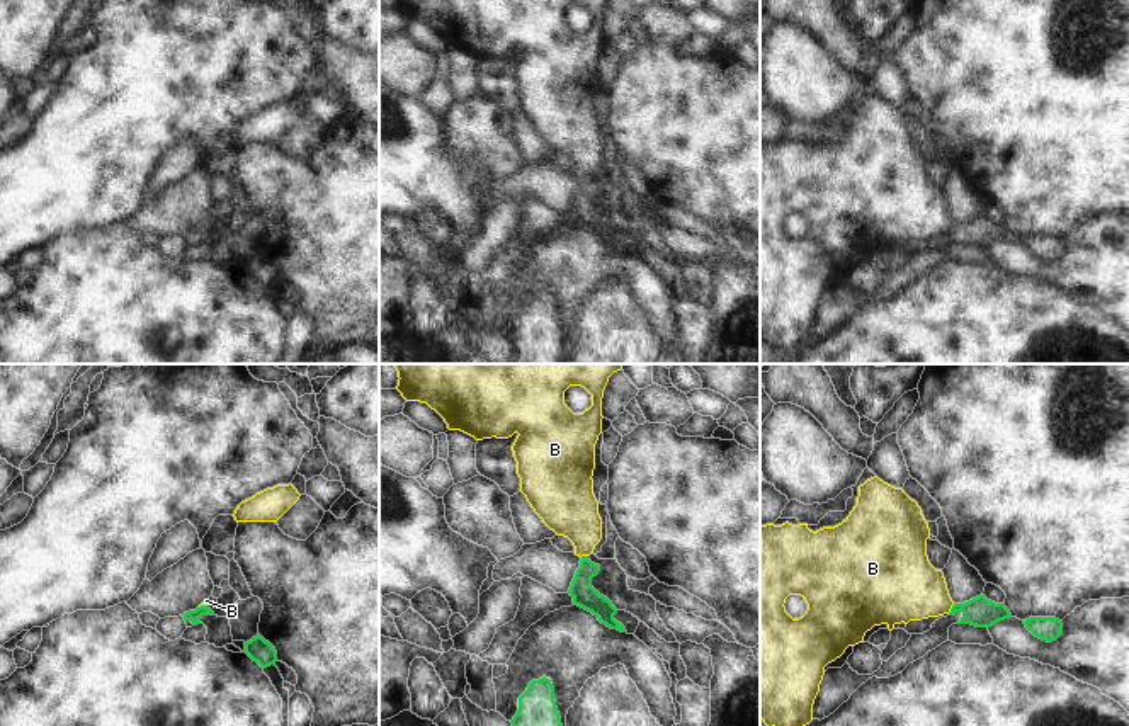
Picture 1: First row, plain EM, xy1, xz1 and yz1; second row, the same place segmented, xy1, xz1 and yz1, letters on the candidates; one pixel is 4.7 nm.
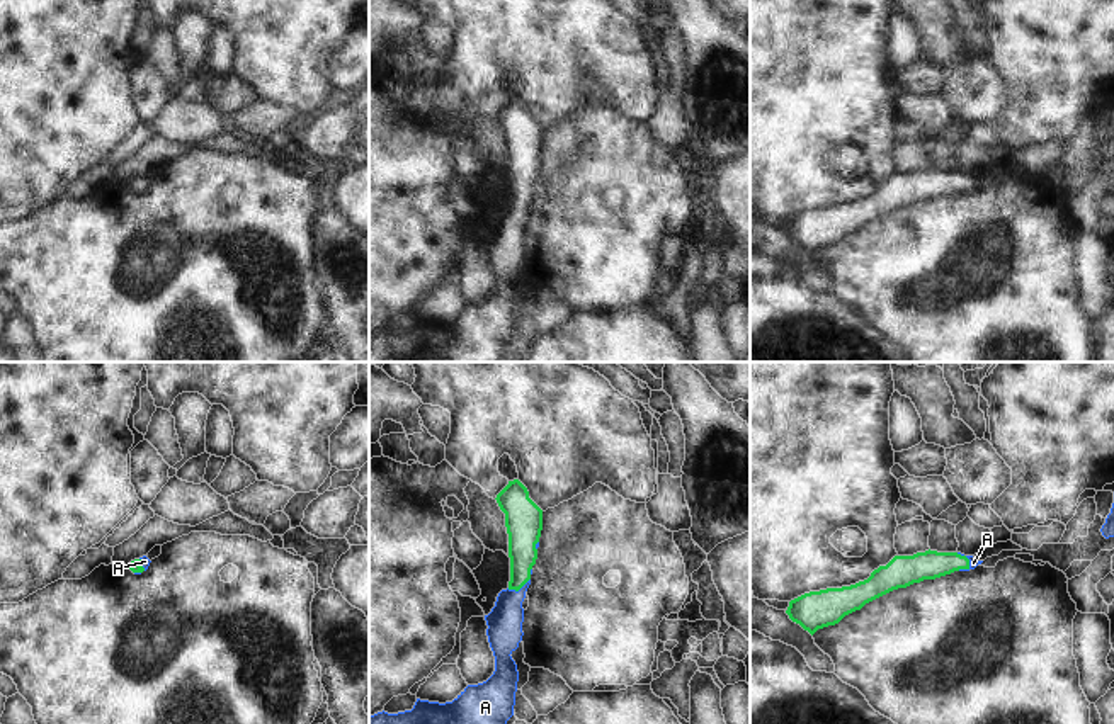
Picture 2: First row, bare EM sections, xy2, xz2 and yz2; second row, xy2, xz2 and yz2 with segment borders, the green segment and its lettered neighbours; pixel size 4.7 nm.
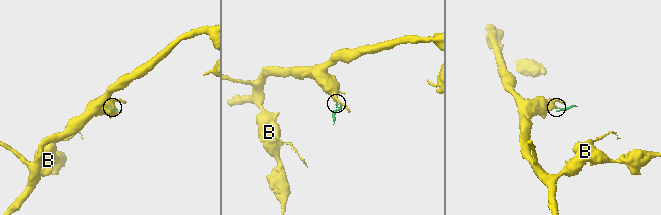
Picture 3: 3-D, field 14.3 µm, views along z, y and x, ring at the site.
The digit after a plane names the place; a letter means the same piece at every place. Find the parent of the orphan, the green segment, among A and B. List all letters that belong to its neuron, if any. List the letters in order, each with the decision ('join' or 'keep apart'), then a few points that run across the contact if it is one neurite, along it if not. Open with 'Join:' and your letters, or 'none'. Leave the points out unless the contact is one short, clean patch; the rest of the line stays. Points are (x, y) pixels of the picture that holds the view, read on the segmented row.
Join: A
A: join | xz2 (522, 537), (517, 590), (509, 602), (505, 619)
B: keep apart | yz1 (954, 604), (947, 612)

